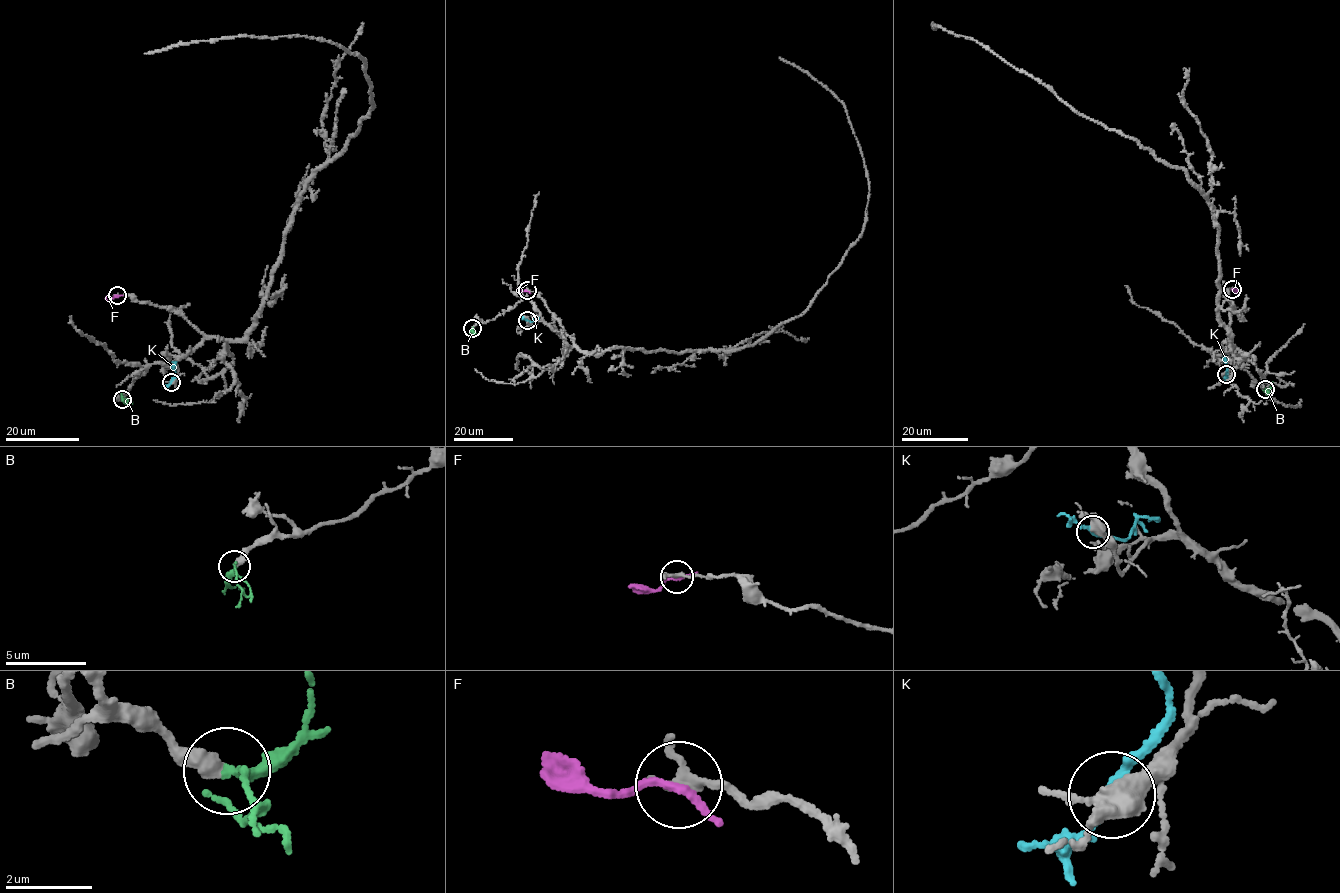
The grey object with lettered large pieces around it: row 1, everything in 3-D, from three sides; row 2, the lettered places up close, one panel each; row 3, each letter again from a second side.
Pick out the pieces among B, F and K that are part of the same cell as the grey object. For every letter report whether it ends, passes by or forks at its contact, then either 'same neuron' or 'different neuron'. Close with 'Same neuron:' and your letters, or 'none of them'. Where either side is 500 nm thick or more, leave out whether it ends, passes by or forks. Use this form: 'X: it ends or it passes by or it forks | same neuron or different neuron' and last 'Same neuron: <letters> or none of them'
B: it passes by | same neuron
F: it passes by | different neuron
K: it passes by | different neuron
Same neuron: B

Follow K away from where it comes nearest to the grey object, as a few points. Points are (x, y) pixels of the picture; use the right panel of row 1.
K: (1227, 374), (1225, 356)

